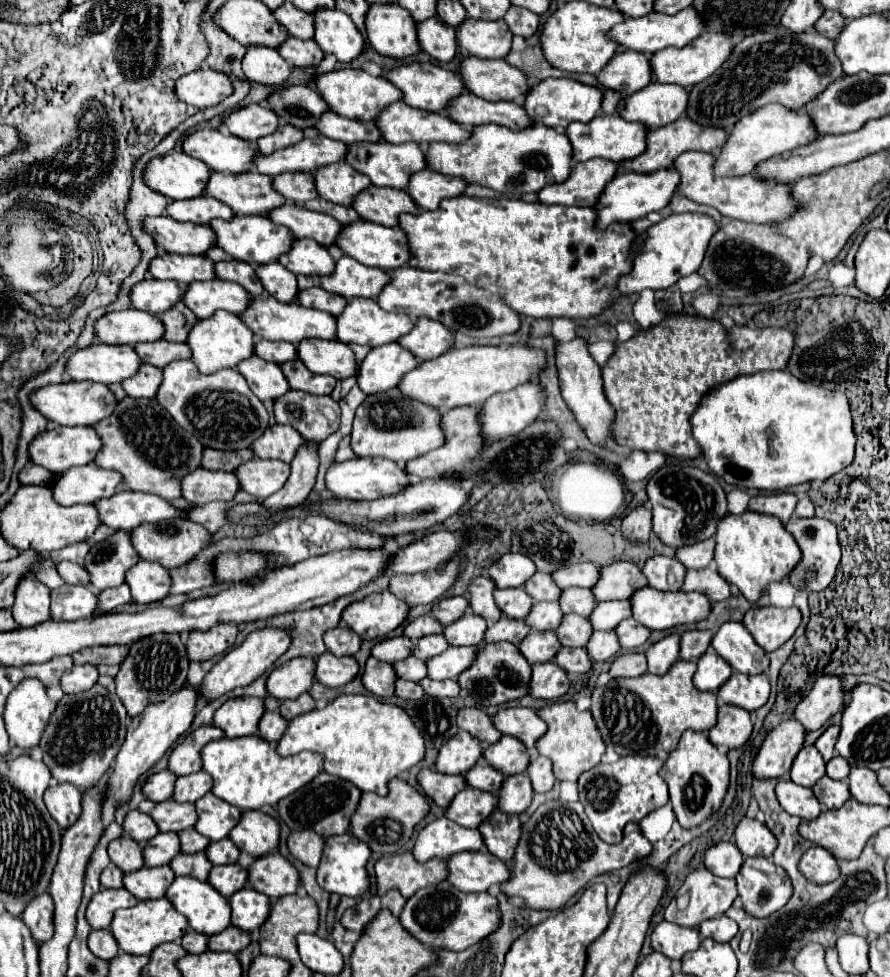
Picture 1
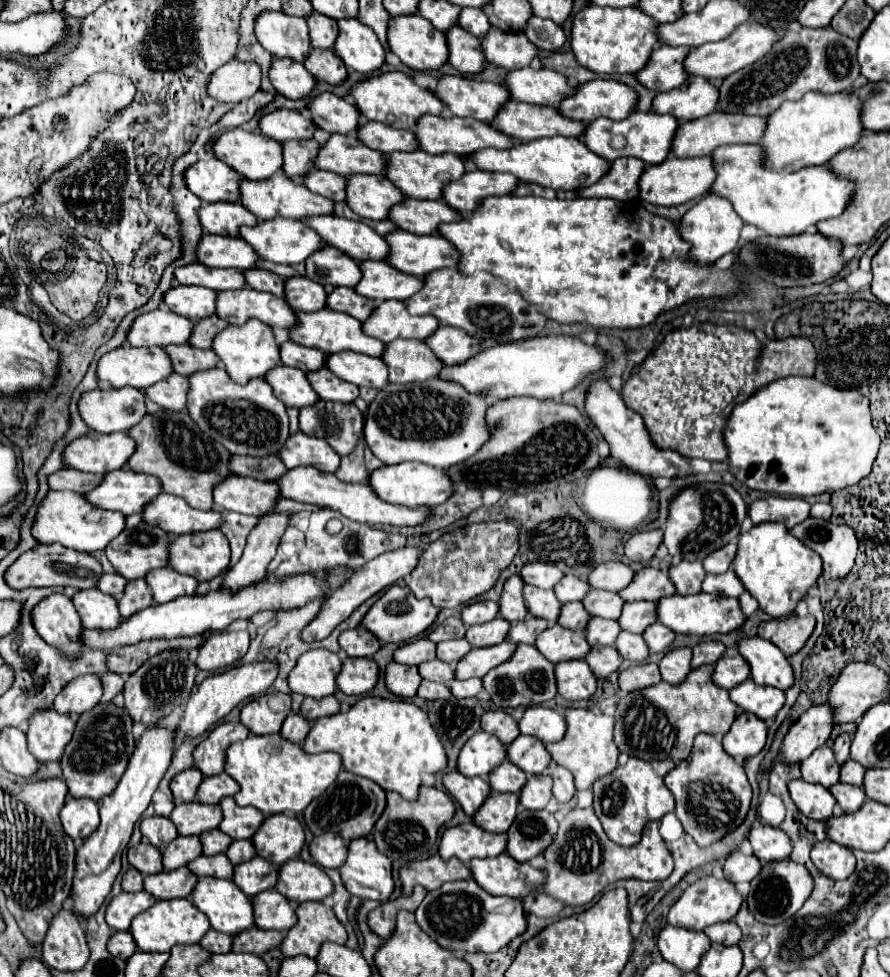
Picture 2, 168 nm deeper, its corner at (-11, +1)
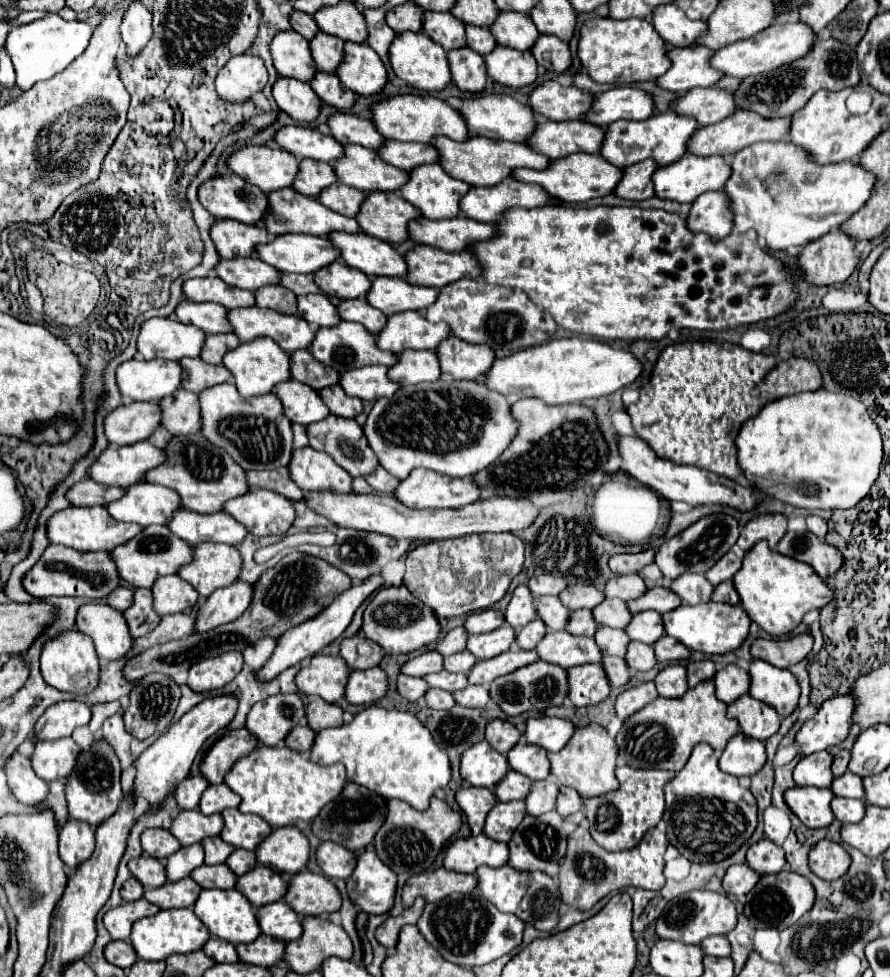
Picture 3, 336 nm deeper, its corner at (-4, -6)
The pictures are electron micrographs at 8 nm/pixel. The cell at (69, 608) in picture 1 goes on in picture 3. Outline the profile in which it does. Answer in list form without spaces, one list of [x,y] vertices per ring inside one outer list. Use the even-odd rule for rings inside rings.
[[[83,604],[77,610],[75,626],[93,638],[99,660],[115,660],[131,650],[131,634],[121,612],[107,604]]]

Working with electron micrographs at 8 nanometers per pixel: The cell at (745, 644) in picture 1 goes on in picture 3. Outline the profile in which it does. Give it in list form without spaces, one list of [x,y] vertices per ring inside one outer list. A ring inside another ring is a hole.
[[[753,660],[749,666],[749,676],[749,694],[753,698],[771,704],[781,716],[787,716],[795,710],[801,690],[795,676],[789,670],[777,668],[763,660]]]

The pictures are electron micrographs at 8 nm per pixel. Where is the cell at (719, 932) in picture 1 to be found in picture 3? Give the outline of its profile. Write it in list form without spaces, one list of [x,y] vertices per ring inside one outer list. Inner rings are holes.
[[[709,936],[701,942],[701,948],[709,956],[729,956],[731,954],[731,944],[725,936]]]

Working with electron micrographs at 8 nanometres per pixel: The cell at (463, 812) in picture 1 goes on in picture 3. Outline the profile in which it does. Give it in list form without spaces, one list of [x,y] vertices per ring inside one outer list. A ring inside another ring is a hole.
[[[523,800],[497,802],[491,808],[491,812],[487,814],[487,820],[485,820],[485,826],[483,826],[483,834],[493,838],[493,840],[509,842],[513,830],[521,822],[521,818],[525,818],[525,802]]]

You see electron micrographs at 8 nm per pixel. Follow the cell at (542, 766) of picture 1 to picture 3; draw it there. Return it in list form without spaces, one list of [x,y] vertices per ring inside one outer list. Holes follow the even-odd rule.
[[[561,786],[559,788],[559,796],[557,796],[557,806],[555,810],[561,814],[561,816],[569,816],[569,814],[575,814],[581,810],[581,796],[577,794],[577,790],[573,788],[567,788],[567,786]]]

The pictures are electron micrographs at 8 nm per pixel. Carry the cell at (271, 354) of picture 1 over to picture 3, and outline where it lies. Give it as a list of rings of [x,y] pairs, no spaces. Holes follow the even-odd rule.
[[[309,350],[291,352],[289,364],[291,364],[291,378],[311,386],[313,390],[321,390],[339,382],[339,372],[311,358]]]

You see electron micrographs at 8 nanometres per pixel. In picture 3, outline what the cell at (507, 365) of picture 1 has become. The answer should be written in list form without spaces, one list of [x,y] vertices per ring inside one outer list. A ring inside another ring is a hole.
[[[553,338],[545,344],[495,358],[493,366],[477,378],[489,390],[497,390],[505,398],[539,398],[545,404],[575,404],[585,398],[599,398],[631,384],[641,374],[641,364],[627,350],[583,338]]]

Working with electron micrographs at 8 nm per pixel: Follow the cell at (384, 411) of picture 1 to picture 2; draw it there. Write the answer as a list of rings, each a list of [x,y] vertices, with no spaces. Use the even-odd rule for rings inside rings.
[[[428,379],[424,383],[388,383],[382,387],[366,413],[366,445],[386,465],[420,461],[448,469],[476,455],[490,437],[484,415],[490,403],[484,395],[470,395],[458,383]]]

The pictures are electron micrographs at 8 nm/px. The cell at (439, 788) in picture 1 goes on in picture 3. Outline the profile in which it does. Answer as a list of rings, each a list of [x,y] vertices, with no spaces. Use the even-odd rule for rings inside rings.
[[[461,786],[455,794],[455,800],[461,808],[461,812],[467,816],[467,824],[471,828],[471,834],[481,834],[487,812],[495,806],[497,798],[491,788],[471,788]]]

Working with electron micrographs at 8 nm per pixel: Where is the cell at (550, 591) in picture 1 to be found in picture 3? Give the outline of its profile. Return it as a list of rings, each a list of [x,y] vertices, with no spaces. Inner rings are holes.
[[[573,584],[573,586],[567,586],[567,588],[559,594],[559,600],[563,602],[565,608],[569,608],[569,610],[579,610],[579,608],[593,608],[593,606],[601,604],[603,594],[601,594],[601,590],[597,590],[595,586]]]

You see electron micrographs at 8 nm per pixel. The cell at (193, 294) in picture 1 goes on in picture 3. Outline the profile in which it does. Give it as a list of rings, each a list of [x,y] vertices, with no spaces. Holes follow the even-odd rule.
[[[259,306],[227,310],[227,320],[241,342],[247,342],[253,336],[269,336],[289,354],[299,348],[309,348],[315,334],[315,328],[303,318]]]

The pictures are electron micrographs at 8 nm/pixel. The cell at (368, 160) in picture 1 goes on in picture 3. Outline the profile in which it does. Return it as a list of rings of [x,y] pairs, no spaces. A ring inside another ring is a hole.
[[[421,164],[409,172],[409,180],[401,186],[401,196],[421,210],[425,218],[459,216],[459,200],[469,184],[451,178],[439,164]]]

